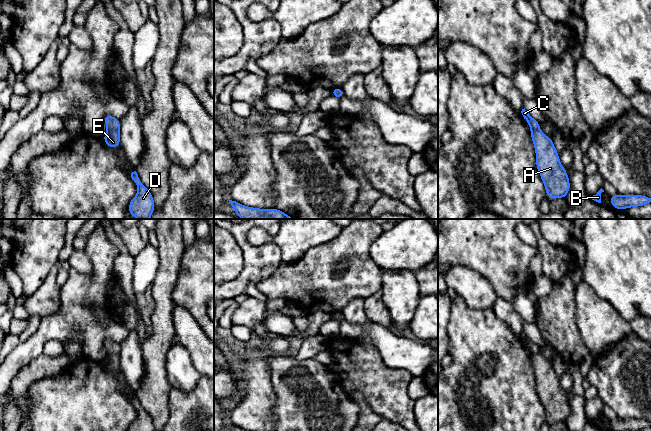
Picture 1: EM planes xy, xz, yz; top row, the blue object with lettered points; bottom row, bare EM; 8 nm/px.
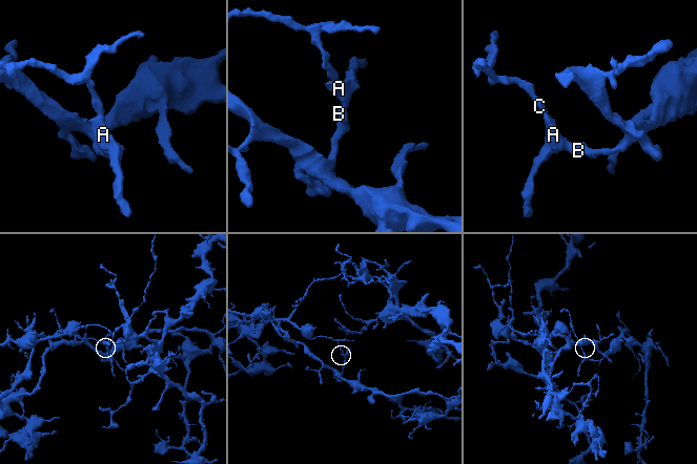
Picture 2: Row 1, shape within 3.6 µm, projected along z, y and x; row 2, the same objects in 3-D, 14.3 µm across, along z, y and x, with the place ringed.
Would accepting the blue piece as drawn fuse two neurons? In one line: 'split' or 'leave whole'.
split

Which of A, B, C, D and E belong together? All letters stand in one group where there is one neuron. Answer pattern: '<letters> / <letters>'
A B D E / C

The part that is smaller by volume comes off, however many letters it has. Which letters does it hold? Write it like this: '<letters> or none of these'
C

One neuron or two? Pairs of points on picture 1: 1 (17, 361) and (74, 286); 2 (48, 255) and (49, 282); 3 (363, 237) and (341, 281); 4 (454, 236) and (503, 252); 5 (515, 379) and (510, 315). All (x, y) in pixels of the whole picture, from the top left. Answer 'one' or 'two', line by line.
1: one
2: two
3: one
4: one
5: two

